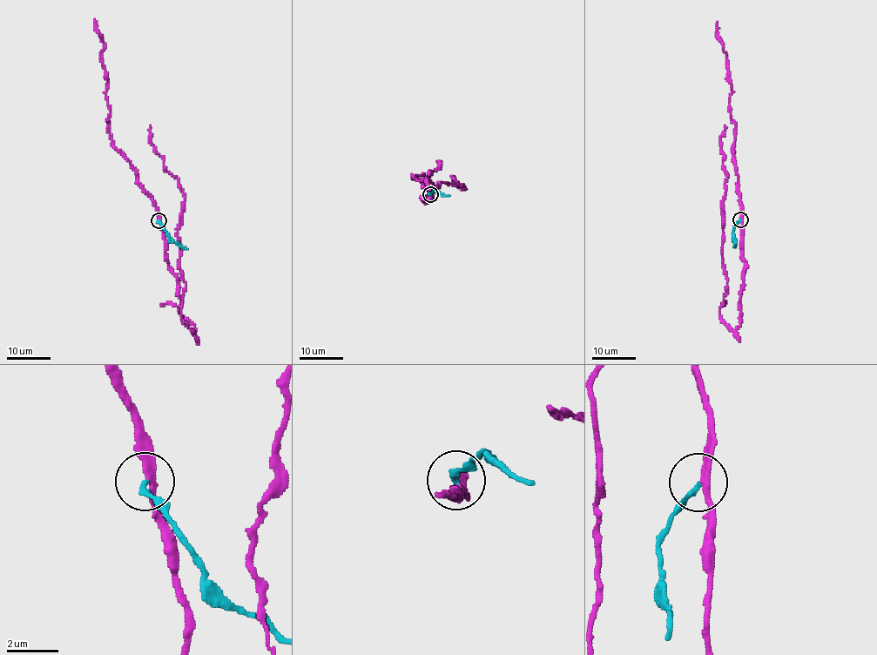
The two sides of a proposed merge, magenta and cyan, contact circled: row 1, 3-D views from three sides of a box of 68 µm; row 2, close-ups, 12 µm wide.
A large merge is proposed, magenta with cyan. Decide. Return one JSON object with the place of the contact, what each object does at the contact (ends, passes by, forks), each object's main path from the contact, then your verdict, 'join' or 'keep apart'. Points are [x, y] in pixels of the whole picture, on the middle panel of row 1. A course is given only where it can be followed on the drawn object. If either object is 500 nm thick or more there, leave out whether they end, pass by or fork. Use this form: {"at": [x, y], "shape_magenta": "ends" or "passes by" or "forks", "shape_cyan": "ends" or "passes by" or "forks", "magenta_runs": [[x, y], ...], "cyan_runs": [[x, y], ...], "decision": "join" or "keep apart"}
{"at": [430, 194], "shape_magenta": "passes by", "shape_cyan": "ends", "magenta_runs": [[430, 195], [421, 197], [429, 201], [428, 178], [438, 188], [447, 182], [465, 188], [455, 180]], "cyan_runs": [[430, 194], [436, 190], [441, 194], [449, 195]], "decision": "keep apart"}

